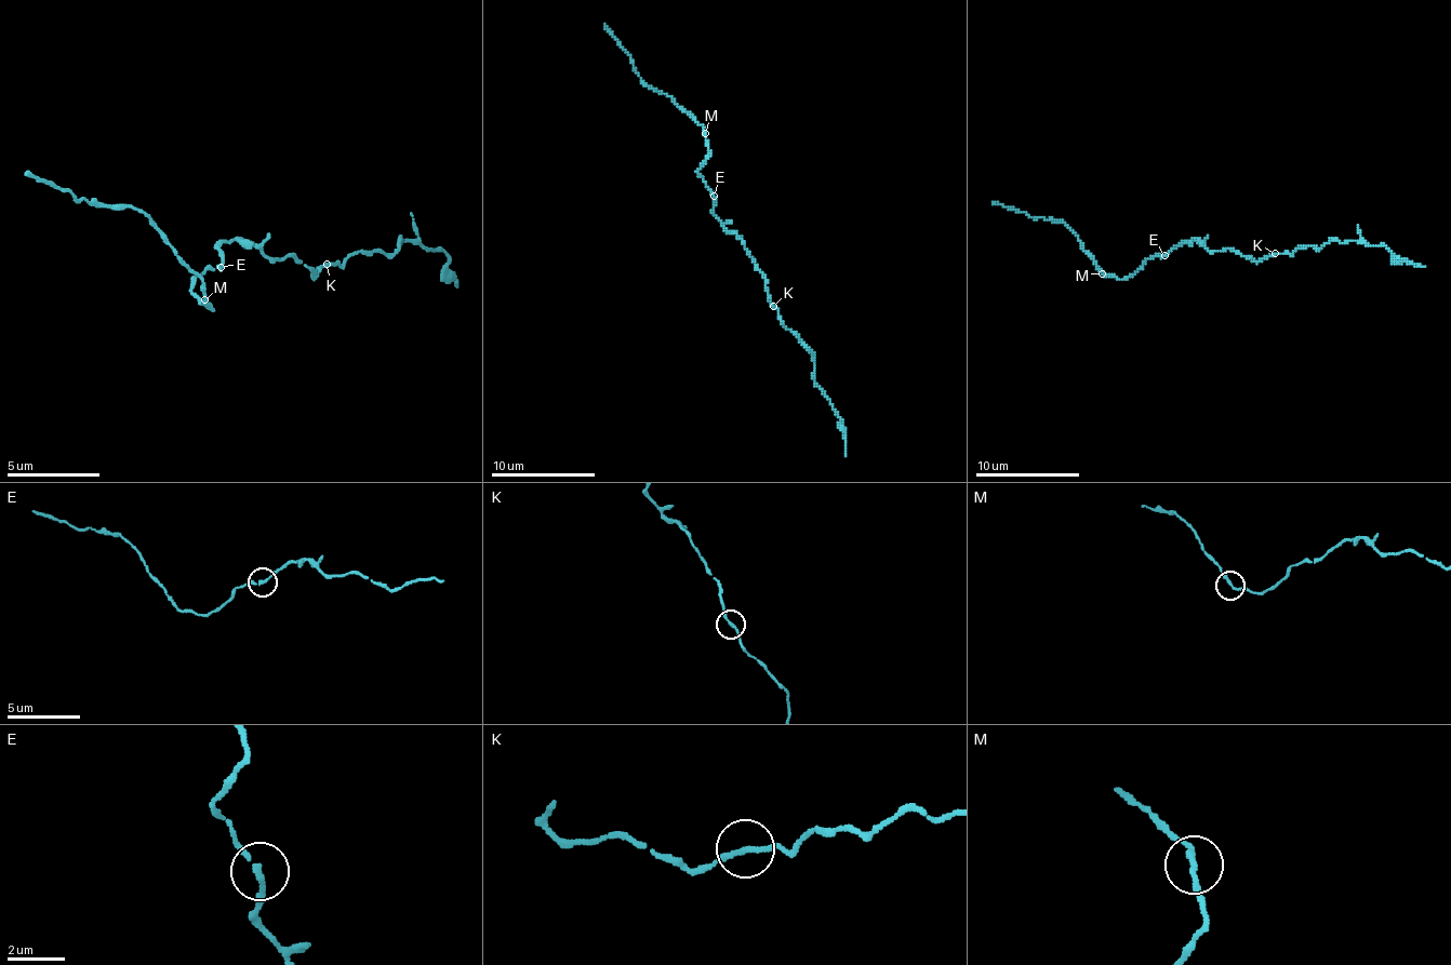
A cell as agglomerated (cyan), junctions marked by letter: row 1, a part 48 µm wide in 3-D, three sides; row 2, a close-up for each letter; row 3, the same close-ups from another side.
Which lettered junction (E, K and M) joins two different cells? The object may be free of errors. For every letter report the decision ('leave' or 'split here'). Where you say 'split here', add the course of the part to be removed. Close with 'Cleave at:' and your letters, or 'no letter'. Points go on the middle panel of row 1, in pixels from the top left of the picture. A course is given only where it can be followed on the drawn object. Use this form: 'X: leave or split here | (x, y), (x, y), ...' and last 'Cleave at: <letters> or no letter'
E: leave
K: leave
M: leave
Cleave at: no letter

